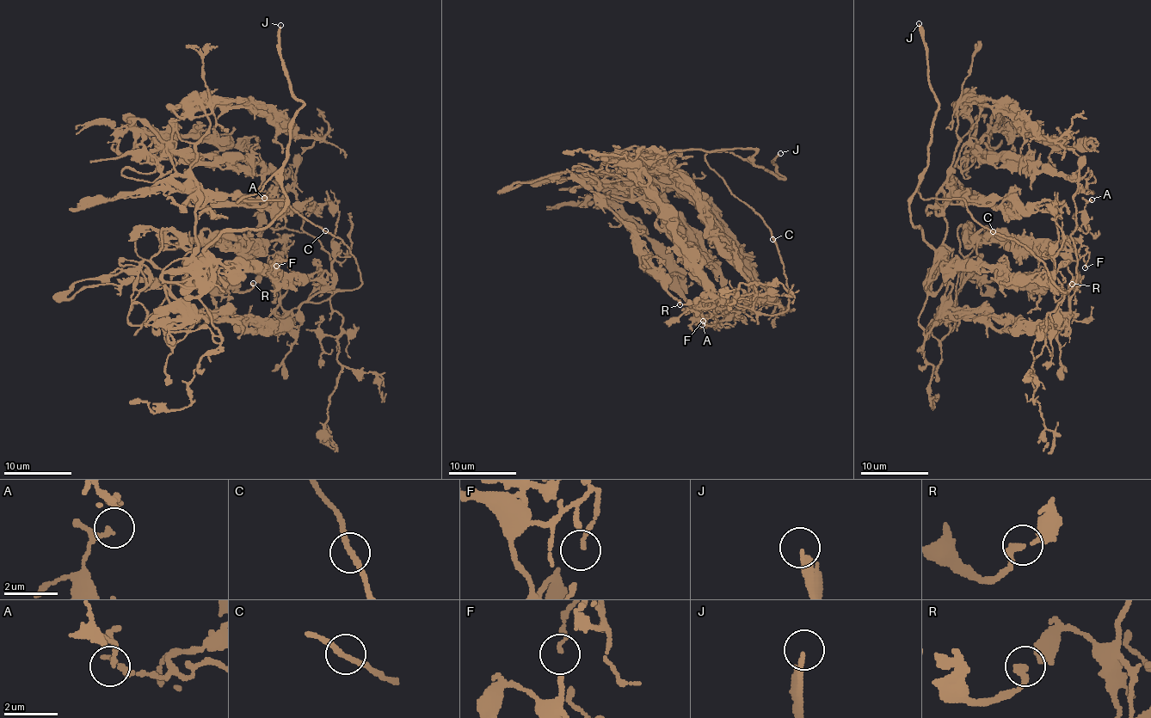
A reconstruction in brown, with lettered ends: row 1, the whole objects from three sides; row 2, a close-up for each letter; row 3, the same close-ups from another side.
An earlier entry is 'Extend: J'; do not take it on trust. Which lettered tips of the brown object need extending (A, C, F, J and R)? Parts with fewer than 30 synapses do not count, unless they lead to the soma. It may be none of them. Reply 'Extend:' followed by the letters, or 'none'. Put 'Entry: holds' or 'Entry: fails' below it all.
Extend: J
Entry: holds

